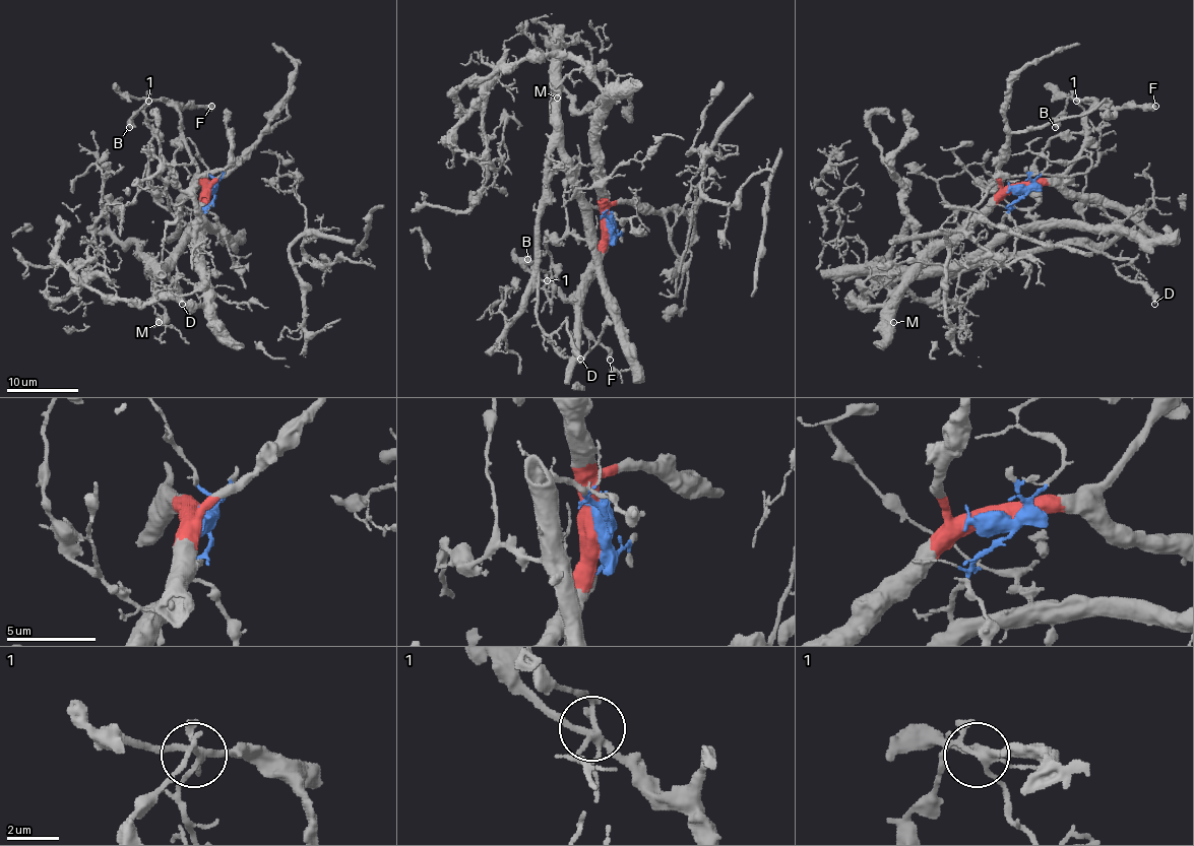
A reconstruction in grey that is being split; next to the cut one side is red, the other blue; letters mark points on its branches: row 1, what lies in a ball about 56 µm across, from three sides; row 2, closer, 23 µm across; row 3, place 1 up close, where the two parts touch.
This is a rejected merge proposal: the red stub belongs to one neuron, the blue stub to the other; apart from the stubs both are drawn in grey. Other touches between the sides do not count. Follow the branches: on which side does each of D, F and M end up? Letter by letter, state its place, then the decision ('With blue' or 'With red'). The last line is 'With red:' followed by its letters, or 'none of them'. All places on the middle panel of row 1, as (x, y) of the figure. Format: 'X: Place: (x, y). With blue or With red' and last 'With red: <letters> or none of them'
D: Place: (580, 359). With blue
F: Place: (610, 360). With red
M: Place: (557, 98). With blue
With red: F

